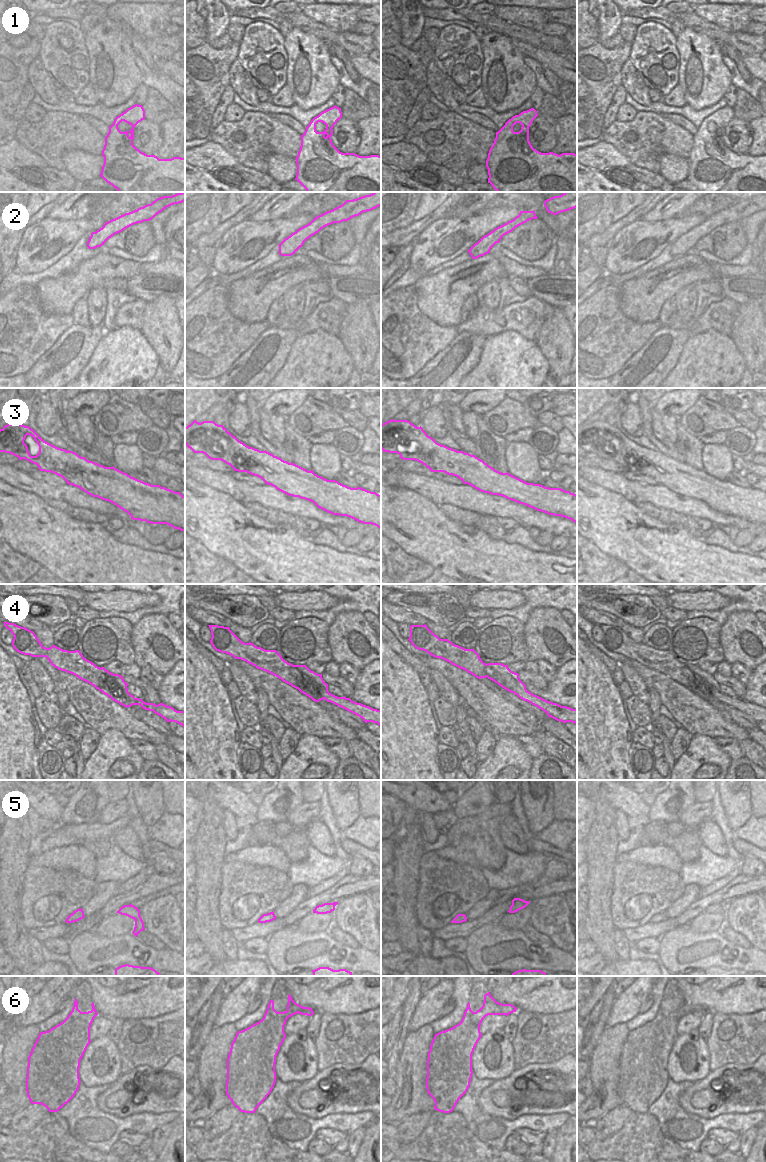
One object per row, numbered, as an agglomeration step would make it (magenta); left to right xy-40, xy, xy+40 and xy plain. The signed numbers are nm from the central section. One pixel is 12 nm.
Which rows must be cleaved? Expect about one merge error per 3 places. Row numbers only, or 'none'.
4, 6

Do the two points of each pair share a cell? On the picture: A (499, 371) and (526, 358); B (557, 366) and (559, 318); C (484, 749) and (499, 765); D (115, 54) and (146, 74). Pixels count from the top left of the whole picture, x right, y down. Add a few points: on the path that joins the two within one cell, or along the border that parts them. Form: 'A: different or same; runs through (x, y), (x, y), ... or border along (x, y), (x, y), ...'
A: same; runs through (506, 371), (519, 365)
B: same; runs through (556, 354), (556, 330)
C: different; border along (497, 740), (493, 751), (479, 763)
D: different; border along (135, 56), (134, 63), (140, 72), (142, 82)

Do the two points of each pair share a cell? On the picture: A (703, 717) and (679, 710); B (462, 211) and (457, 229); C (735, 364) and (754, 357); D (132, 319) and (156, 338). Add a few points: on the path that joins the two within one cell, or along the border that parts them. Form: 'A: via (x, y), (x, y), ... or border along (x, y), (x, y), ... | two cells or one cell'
A: via (697, 716), (690, 710), (685, 710) | one cell
B: border along (481, 210), (474, 215), (464, 218), (449, 218) | two cells
C: border along (732, 340), (742, 356), (746, 367) | two cells
D: border along (147, 303), (143, 312), (140, 329) | two cells

